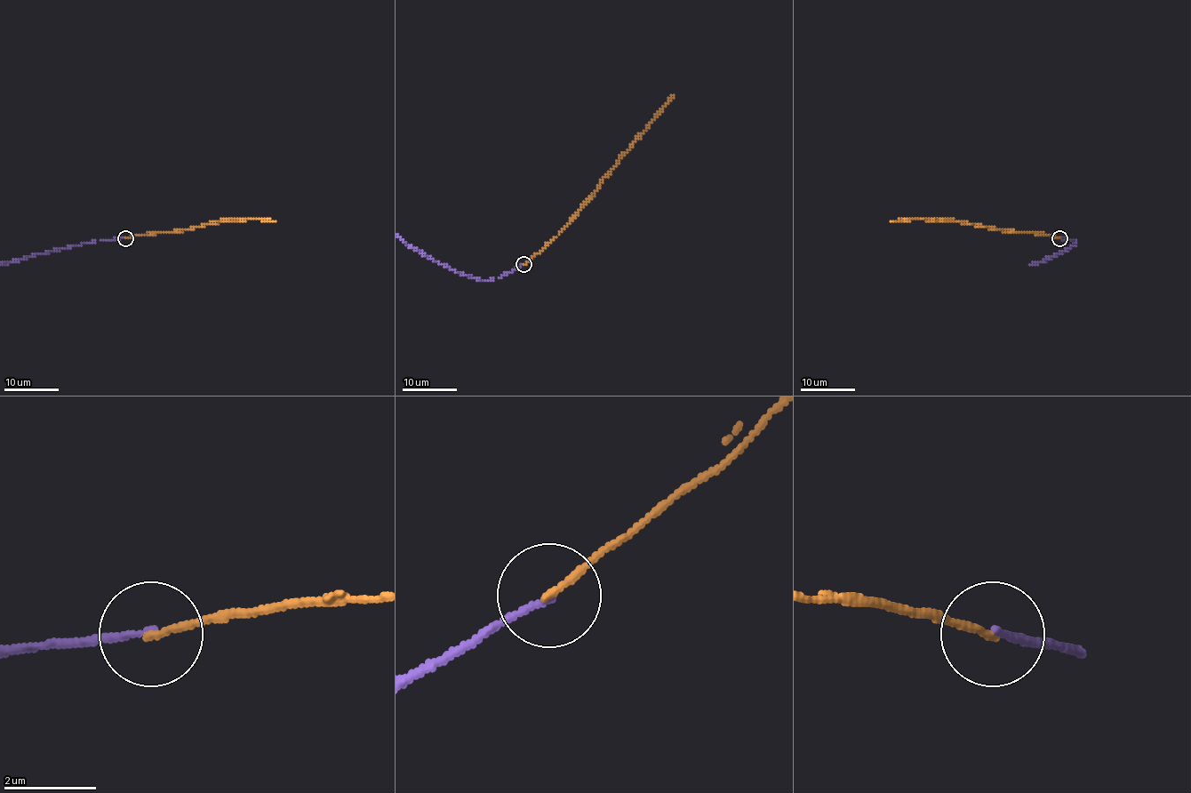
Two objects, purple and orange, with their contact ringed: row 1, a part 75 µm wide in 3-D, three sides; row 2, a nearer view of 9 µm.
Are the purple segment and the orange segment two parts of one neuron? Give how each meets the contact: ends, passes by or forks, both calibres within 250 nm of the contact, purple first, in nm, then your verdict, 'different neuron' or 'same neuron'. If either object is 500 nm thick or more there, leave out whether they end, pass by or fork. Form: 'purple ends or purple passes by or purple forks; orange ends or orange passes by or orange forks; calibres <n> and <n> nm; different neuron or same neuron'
purple ends; orange ends; calibres 130 and 150 nm; different neuron

